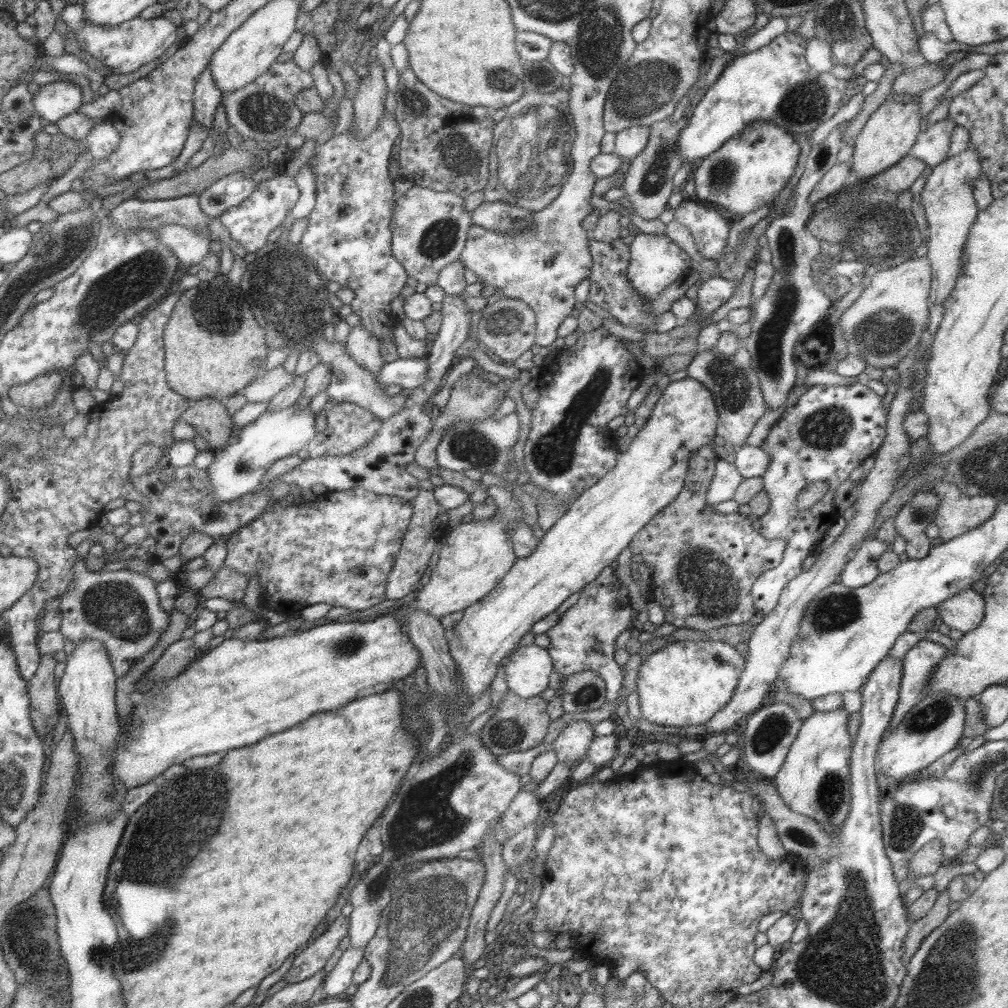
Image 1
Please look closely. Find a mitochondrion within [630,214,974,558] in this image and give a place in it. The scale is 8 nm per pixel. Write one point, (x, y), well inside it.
(787, 293)

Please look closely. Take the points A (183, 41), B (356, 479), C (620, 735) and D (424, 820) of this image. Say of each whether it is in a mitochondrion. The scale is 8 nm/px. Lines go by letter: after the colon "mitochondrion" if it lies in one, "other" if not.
A: other
B: other
C: other
D: mitochondrion

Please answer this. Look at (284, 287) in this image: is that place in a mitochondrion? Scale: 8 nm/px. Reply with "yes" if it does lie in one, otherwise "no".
yes

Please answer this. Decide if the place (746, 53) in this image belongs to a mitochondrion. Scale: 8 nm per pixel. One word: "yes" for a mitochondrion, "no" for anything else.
no

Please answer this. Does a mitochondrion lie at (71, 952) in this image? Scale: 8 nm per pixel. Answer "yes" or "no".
no

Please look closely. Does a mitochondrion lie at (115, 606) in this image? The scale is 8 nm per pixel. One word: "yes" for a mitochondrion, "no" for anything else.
yes

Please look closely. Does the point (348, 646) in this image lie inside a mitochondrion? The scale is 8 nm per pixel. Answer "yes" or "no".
yes

